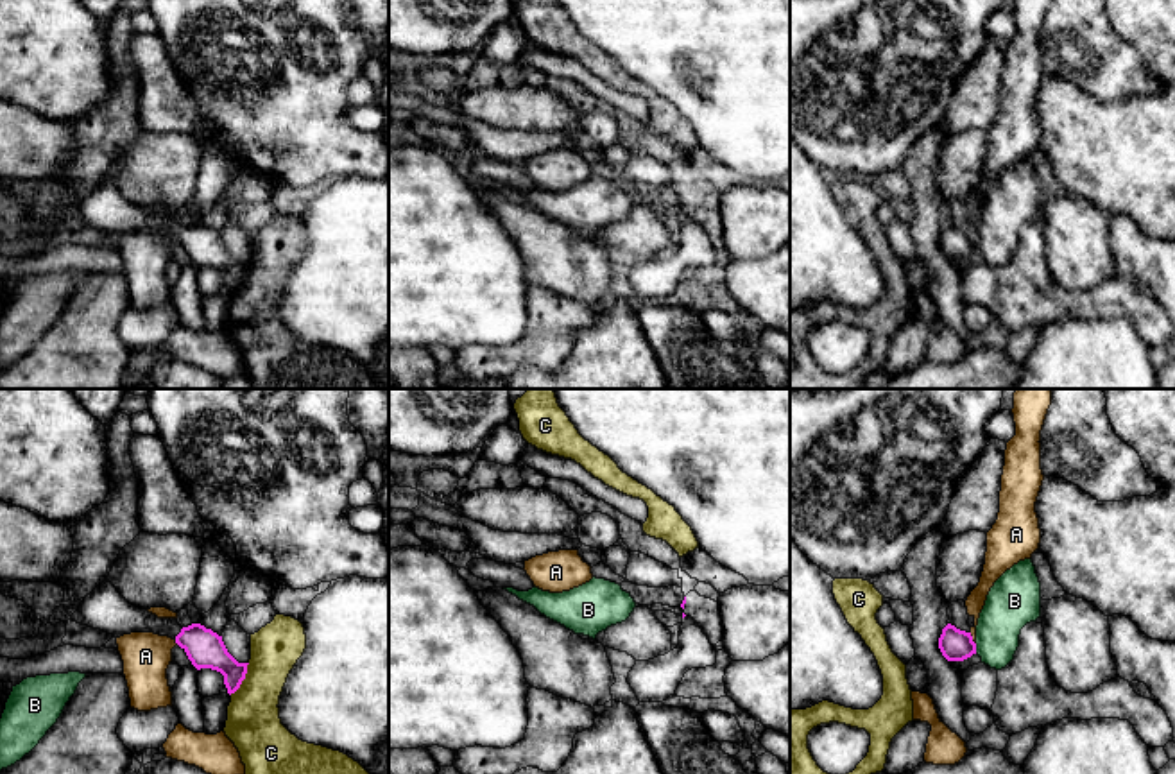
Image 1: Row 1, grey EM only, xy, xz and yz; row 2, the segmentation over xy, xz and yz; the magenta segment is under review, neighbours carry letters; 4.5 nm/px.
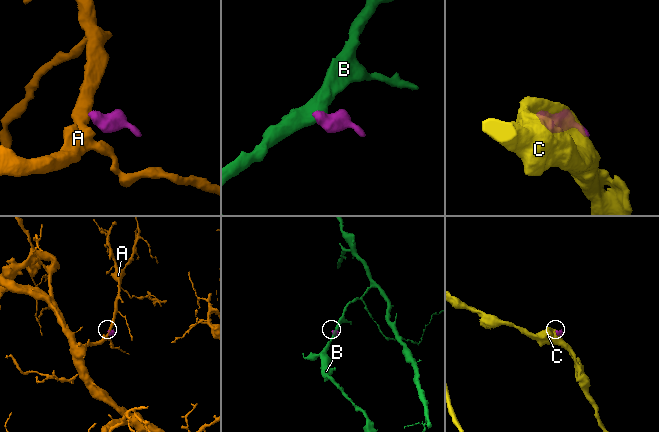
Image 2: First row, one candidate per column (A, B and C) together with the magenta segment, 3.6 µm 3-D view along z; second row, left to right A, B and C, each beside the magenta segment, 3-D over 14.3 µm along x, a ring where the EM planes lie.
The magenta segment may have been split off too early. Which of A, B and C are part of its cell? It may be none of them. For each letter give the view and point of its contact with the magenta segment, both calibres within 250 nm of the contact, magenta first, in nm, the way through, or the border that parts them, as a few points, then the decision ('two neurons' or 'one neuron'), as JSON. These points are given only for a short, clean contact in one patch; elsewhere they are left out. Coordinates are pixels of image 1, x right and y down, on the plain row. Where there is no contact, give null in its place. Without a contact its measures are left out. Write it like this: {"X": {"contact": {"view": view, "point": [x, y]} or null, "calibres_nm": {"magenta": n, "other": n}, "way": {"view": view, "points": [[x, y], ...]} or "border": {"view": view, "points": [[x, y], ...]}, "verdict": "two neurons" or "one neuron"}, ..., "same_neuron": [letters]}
{"A": {"contact": {"view": "yz", "point": [971, 237]}, "calibres_nm": {"magenta": 140, "other": 90}, "border": {"view": "yz", "points": [[969, 232], [975, 242]]}, "verdict": "two neurons"}, "B": {"contact": {"view": "yz", "point": [975, 248]}, "calibres_nm": {"magenta": 140, "other": 220}, "border": {"view": "yz", "points": [[975, 242], [977, 251]]}, "verdict": "two neurons"}, "C": {"contact": {"view": "xy", "point": [244, 276]}, "calibres_nm": {"magenta": 170, "other": 240}, "verdict": "two neurons"}, "same_neuron": []}

